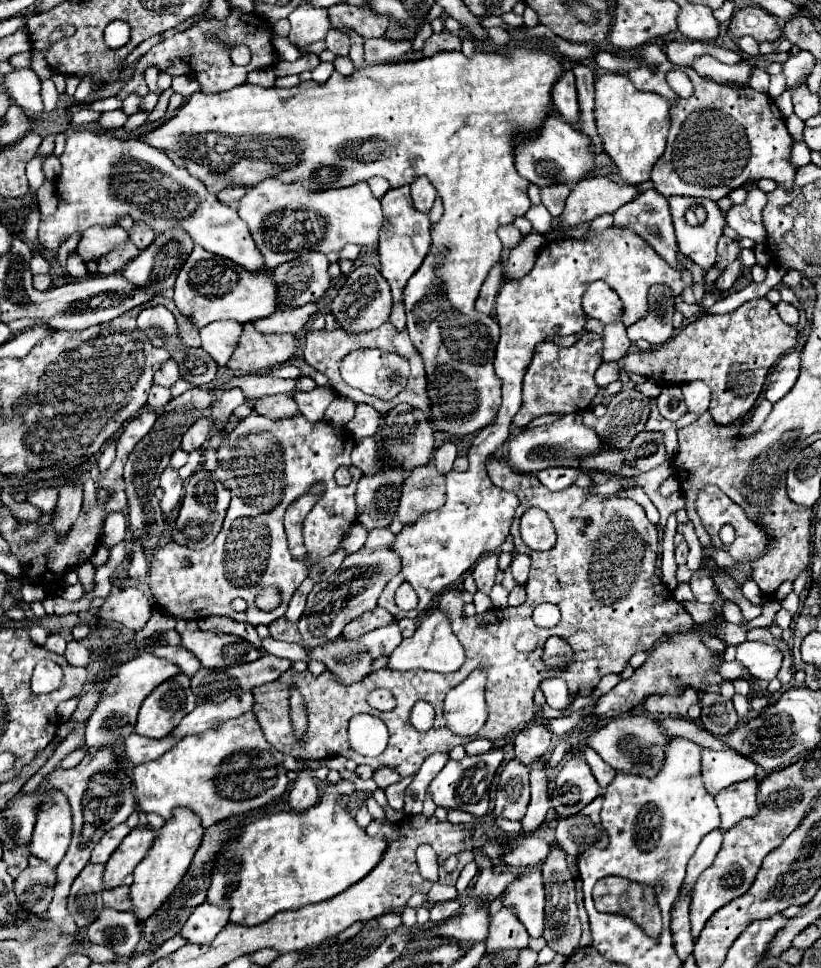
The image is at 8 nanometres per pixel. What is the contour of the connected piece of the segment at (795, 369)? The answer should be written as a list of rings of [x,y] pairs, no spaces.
[[[799,351],[783,355],[777,361],[777,365],[769,371],[767,381],[765,381],[765,397],[771,403],[777,403],[795,385],[797,377],[799,377],[799,369],[801,369],[801,357],[799,355],[801,355]]]

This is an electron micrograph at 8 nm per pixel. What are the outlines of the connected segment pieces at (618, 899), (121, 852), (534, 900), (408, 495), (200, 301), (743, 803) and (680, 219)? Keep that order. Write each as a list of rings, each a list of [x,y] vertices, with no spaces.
[[[605,877],[595,885],[593,899],[601,913],[625,915],[647,935],[661,935],[661,911],[651,887],[627,881],[623,877]]]
[[[133,829],[121,845],[115,849],[115,855],[105,865],[103,885],[107,887],[121,887],[123,879],[133,873],[133,869],[139,865],[139,861],[145,857],[145,851],[151,847],[155,839],[155,833],[149,829]]]
[[[531,869],[527,873],[519,873],[513,883],[503,891],[503,907],[515,911],[517,919],[525,925],[531,937],[541,937],[543,933],[543,875],[541,869]]]
[[[433,463],[417,467],[403,483],[397,519],[403,525],[415,523],[419,515],[435,511],[443,507],[443,503],[445,503],[445,475],[439,475]]]
[[[195,245],[193,253],[183,265],[183,271],[179,271],[177,275],[173,301],[181,311],[181,315],[191,319],[191,323],[197,329],[221,319],[235,319],[239,323],[247,323],[247,321],[263,319],[279,309],[273,271],[263,271],[259,275],[249,273],[237,263],[225,257],[213,255],[199,245]]]
[[[749,779],[749,781],[741,781],[741,783],[735,783],[723,789],[715,797],[715,803],[721,811],[721,831],[723,833],[735,827],[735,823],[759,811],[757,801],[755,801],[757,789],[759,789],[759,783],[755,779]]]
[[[669,197],[669,205],[679,249],[687,257],[691,257],[703,271],[709,271],[717,263],[717,241],[723,235],[725,227],[725,217],[719,211],[717,203],[711,199],[695,199],[695,197]]]

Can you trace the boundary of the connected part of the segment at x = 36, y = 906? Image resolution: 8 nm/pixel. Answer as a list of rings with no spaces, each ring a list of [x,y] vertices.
[[[41,863],[39,867],[27,867],[17,879],[15,879],[15,897],[17,903],[35,915],[41,915],[47,911],[53,895],[55,885],[55,871]]]

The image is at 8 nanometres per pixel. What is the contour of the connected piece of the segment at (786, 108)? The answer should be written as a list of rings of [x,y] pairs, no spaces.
[[[785,89],[785,93],[775,99],[775,103],[777,103],[779,111],[781,111],[785,117],[789,117],[789,115],[793,113],[793,103],[791,103],[791,91],[789,91],[789,89]]]

